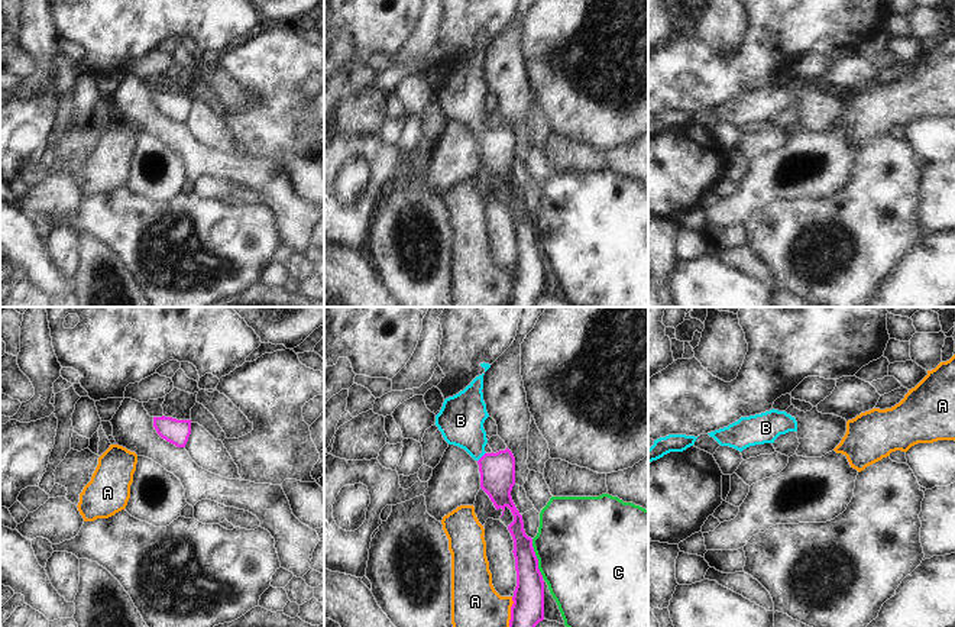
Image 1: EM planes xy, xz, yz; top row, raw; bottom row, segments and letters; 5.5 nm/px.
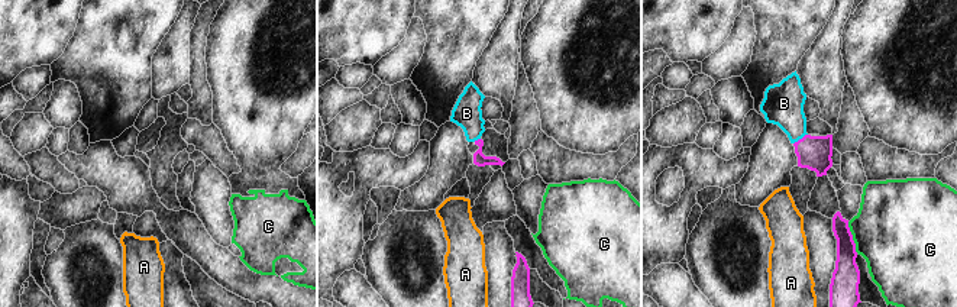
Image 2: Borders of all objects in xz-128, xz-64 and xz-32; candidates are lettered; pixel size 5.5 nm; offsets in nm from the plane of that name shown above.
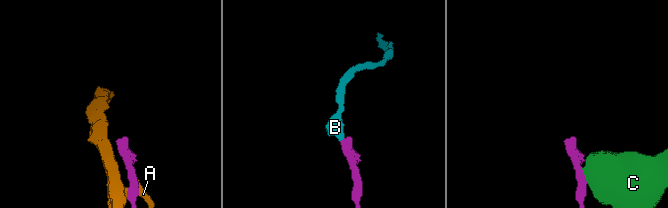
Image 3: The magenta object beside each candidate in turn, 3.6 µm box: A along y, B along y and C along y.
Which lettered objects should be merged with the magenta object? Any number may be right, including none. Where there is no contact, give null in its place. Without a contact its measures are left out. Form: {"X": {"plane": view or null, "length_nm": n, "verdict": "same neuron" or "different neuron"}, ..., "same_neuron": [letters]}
{"A": {"plane": "xz", "length_nm": 190, "verdict": "different neuron"}, "B": {"plane": "xz", "length_nm": 70, "verdict": "same neuron"}, "C": {"plane": "xz", "length_nm": 220, "verdict": "different neuron"}, "same_neuron": ["B"]}

